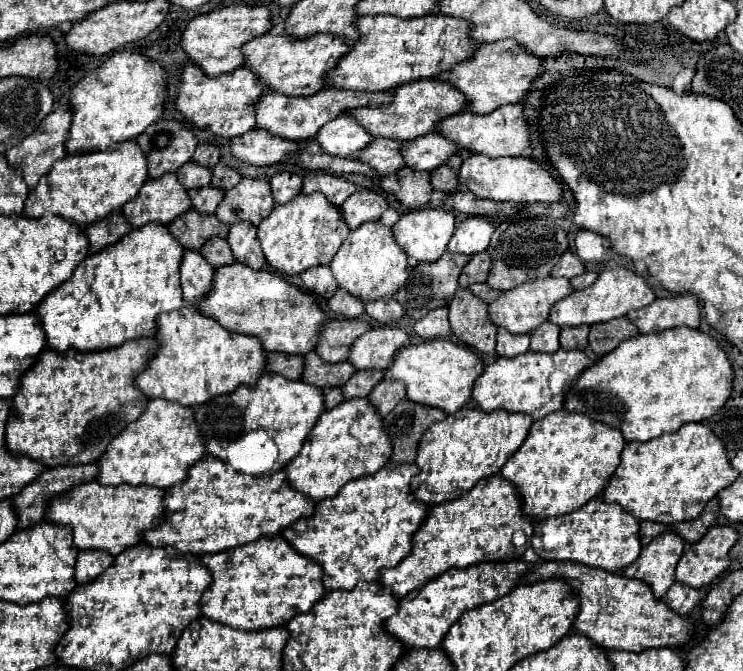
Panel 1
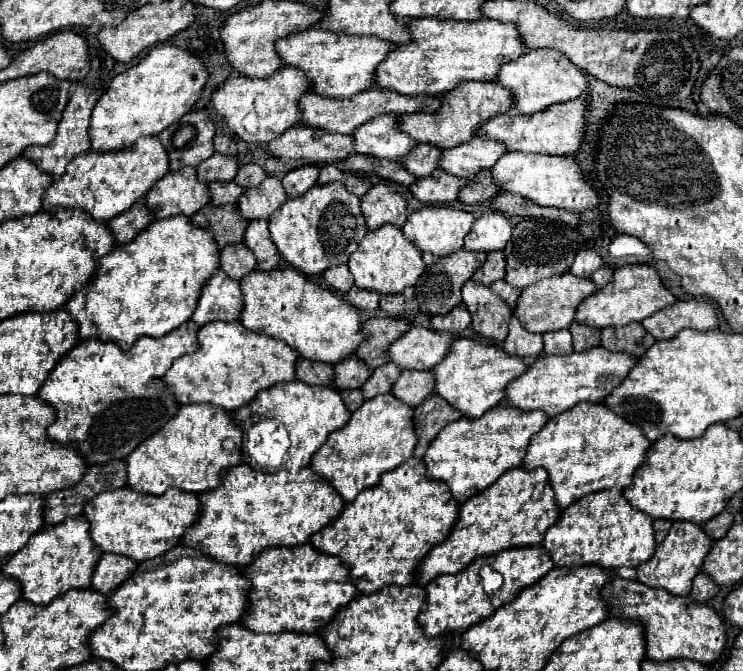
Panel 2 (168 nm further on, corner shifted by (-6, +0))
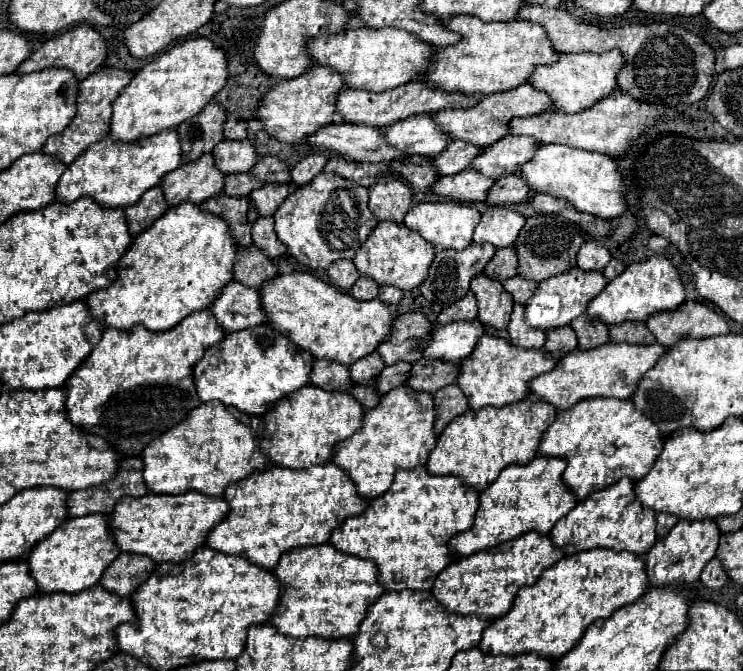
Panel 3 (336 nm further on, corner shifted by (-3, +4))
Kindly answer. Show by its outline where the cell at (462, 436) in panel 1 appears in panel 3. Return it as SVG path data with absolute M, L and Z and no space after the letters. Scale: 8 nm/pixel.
M526 398L522 402L504 406L504 408L482 408L480 412L468 410L466 414L462 414L460 418L456 418L454 422L450 422L450 426L442 432L442 436L438 438L436 448L432 450L430 458L428 458L428 472L436 474L436 476L458 476L464 478L464 482L476 490L484 490L488 488L498 474L510 466L510 464L528 464L536 454L538 454L538 444L542 434L548 430L548 426L554 422L556 418L556 408L548 402L542 400L534 400L534 398Z

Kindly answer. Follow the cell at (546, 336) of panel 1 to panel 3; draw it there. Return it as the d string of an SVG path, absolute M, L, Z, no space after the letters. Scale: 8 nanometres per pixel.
M560 326L556 330L548 330L548 338L544 344L546 352L556 354L556 356L564 356L564 354L576 350L576 346L578 346L578 340L576 340L576 334L570 326Z

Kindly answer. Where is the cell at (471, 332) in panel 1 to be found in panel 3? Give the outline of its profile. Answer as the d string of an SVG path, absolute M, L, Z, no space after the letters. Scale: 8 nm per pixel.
M478 274L476 278L472 278L470 290L476 294L478 300L480 322L490 328L504 330L510 322L510 314L514 306L514 300L504 290L504 286L484 274Z

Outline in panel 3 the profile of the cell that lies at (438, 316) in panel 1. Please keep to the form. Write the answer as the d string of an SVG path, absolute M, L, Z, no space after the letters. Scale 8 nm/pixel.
M468 292L460 302L444 308L438 314L438 324L448 324L448 322L456 322L456 320L472 320L478 314L478 306L476 306L476 296L474 292Z

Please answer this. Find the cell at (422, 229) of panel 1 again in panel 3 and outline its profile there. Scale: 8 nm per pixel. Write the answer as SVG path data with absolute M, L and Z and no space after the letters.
M446 200L446 202L422 202L416 204L408 210L404 224L408 228L412 228L414 232L418 232L424 240L428 240L430 244L434 244L438 250L444 248L454 248L454 250L464 250L466 246L472 244L472 234L474 228L480 222L480 212L468 204L462 202L454 202L454 200Z

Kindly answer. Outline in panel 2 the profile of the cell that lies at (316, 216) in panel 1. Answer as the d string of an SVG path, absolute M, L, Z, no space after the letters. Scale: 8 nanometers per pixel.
M333 182L327 186L317 184L303 196L289 198L275 214L271 214L269 232L279 256L291 268L315 276L331 266L345 264L367 234L367 226L359 210L359 198L347 192L341 182Z

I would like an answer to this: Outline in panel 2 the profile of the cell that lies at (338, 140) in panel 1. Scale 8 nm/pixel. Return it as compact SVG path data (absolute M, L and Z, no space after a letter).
M395 114L375 116L369 122L355 128L351 136L357 154L387 158L387 160L401 158L403 154L407 154L407 150L411 150L411 146L417 144L407 134L399 132Z

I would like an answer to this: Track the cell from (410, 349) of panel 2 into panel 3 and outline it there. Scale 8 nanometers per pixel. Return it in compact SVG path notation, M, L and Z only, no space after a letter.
M478 318L436 326L436 330L426 342L424 356L444 358L448 362L462 362L474 352L482 336L484 336L484 324Z

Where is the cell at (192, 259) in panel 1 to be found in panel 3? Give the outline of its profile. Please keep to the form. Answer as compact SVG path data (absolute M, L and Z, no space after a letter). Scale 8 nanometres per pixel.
M230 282L220 292L220 298L212 304L210 310L226 332L238 332L252 326L268 324L260 292L240 282Z

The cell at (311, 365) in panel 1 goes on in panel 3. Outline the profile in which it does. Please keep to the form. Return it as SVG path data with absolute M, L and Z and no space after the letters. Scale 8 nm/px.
M370 354L368 358L362 358L360 362L350 366L350 374L354 384L374 384L376 376L380 376L380 370L384 370L384 360L380 354Z

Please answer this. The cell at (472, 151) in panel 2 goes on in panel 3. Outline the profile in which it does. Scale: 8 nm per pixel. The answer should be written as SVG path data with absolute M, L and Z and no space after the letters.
M514 136L502 138L502 142L496 142L496 146L488 146L472 166L476 170L482 170L482 174L488 174L490 178L510 176L518 174L520 166L530 162L540 148L540 142L536 142L530 136Z

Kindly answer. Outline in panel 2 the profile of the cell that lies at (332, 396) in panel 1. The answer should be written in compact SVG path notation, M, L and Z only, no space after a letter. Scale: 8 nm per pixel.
M341 390L339 394L341 394L349 412L355 412L363 404L363 394L359 390Z

